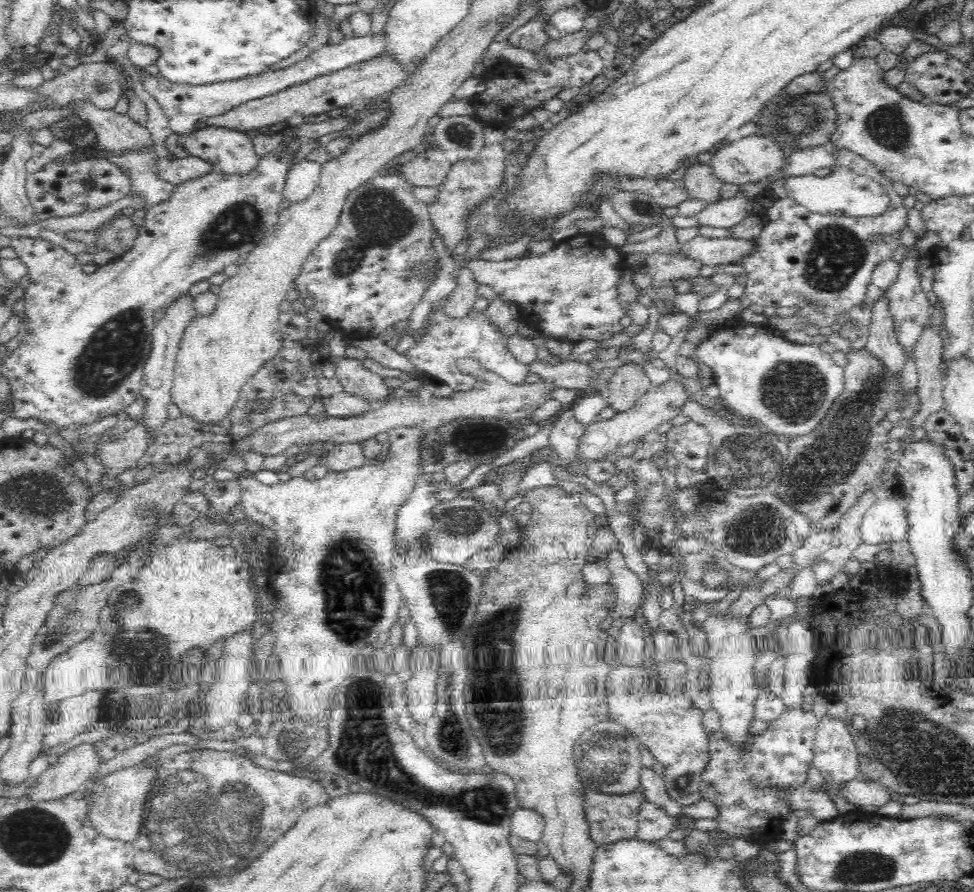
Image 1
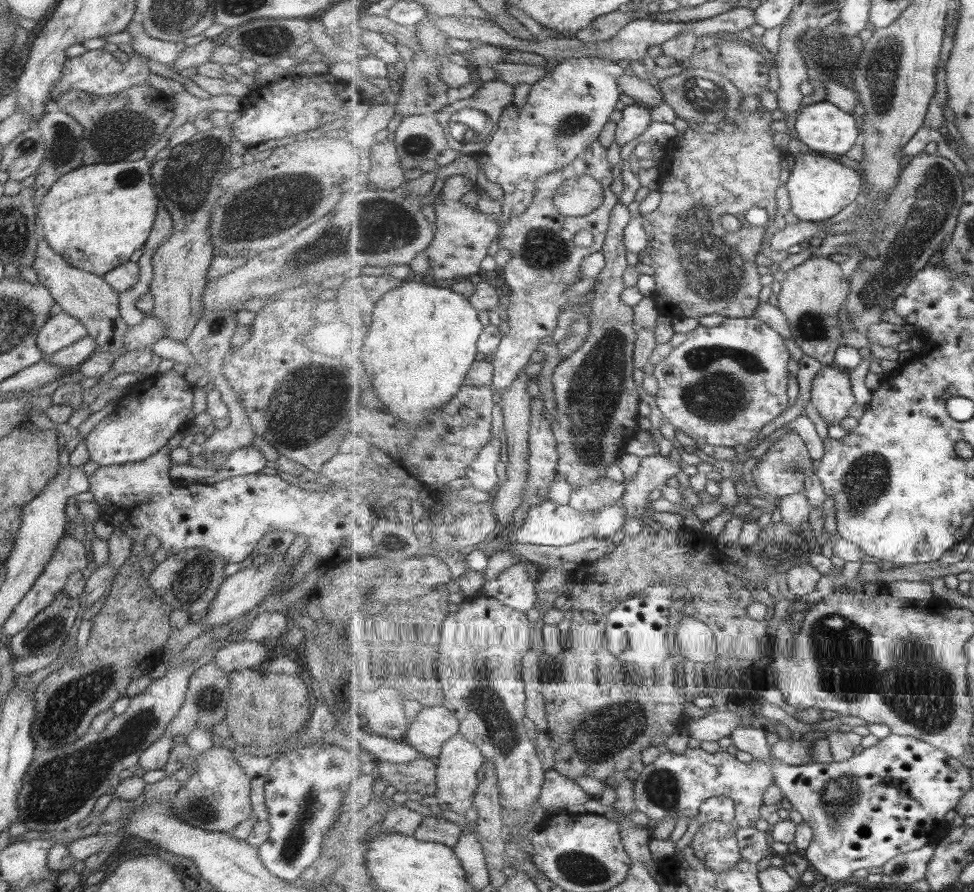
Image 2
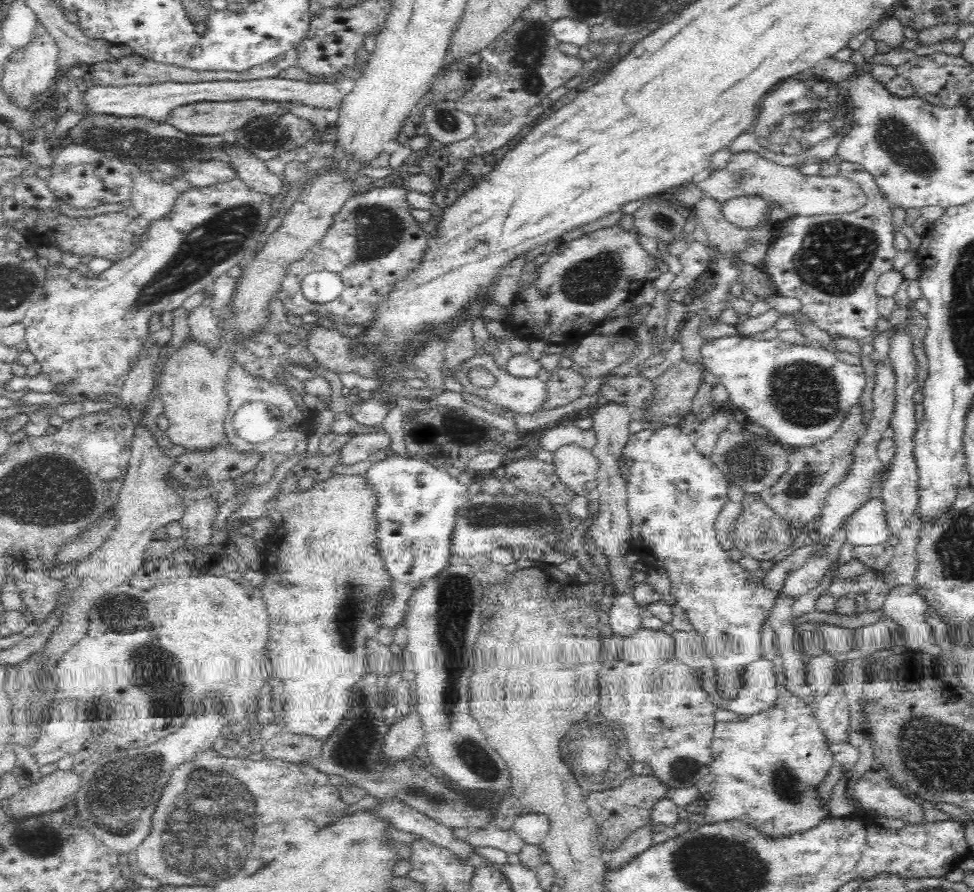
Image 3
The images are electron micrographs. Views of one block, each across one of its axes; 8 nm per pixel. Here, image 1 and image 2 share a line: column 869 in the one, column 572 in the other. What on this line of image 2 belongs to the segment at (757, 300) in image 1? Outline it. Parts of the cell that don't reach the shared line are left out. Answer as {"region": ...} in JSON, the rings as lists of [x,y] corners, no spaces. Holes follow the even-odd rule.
{"region":[[[597,140],[593,142],[573,163],[541,176],[535,184],[535,199],[528,211],[521,216],[508,217],[503,227],[501,239],[496,240],[496,247],[506,248],[513,254],[511,260],[503,267],[504,279],[510,288],[510,304],[507,310],[509,330],[494,354],[493,392],[505,393],[509,386],[517,380],[521,370],[527,366],[533,352],[545,336],[550,336],[557,328],[559,312],[569,298],[565,291],[578,282],[581,276],[581,264],[587,256],[603,250],[608,229],[612,222],[613,210],[620,200],[611,190],[613,184],[613,168],[609,162],[607,148]],[[581,175],[593,176],[603,184],[604,204],[592,214],[585,217],[565,217],[554,205],[555,192],[569,179]],[[581,230],[589,231],[594,240],[589,247],[577,246],[575,234]]]}

